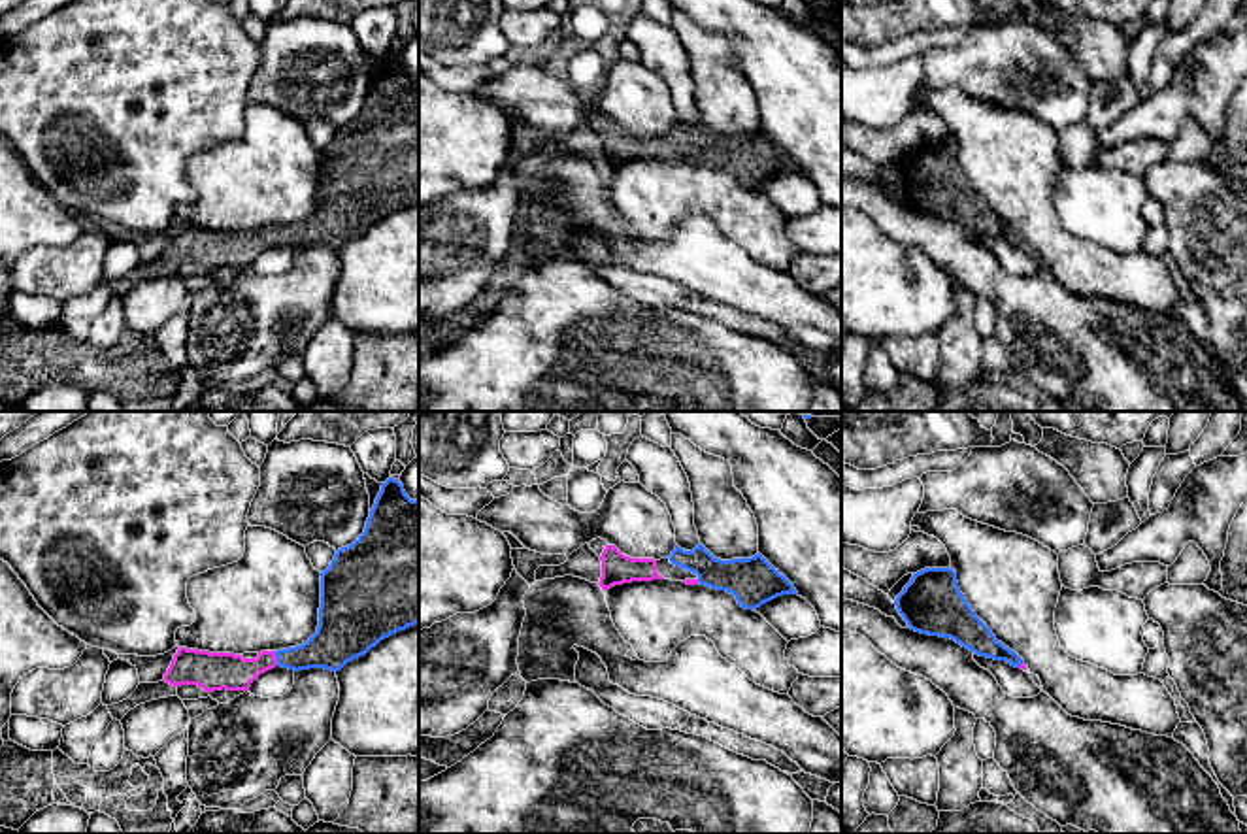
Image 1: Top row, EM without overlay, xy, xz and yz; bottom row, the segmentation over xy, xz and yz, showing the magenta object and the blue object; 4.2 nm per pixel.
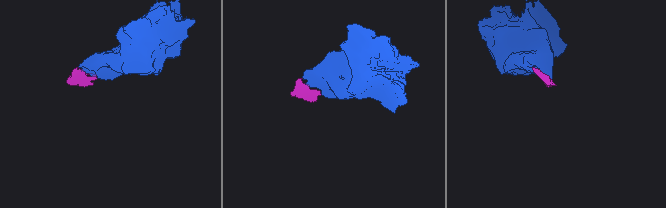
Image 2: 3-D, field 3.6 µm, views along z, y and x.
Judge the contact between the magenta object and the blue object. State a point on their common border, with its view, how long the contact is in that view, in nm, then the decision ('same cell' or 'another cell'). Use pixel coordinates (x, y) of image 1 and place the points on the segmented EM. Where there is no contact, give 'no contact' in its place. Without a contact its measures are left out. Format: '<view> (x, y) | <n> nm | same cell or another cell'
xy (276, 659) | 70 nm | same cell

